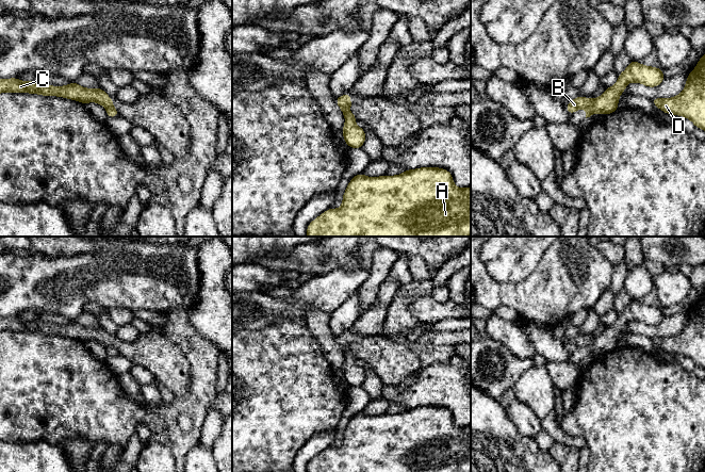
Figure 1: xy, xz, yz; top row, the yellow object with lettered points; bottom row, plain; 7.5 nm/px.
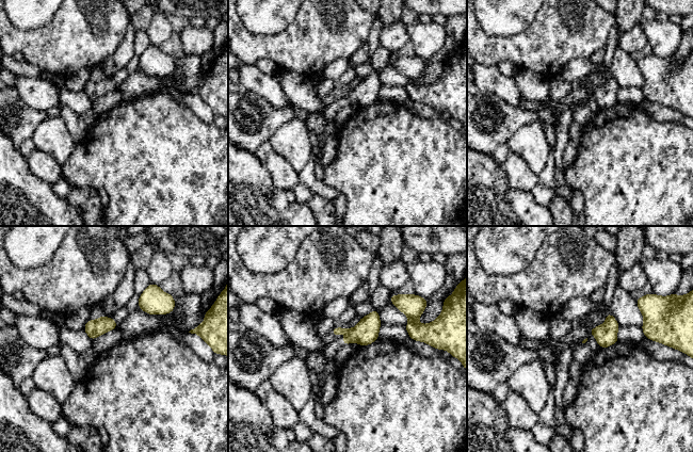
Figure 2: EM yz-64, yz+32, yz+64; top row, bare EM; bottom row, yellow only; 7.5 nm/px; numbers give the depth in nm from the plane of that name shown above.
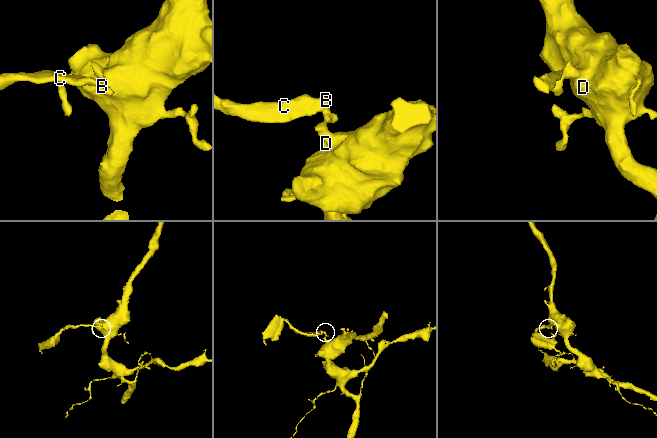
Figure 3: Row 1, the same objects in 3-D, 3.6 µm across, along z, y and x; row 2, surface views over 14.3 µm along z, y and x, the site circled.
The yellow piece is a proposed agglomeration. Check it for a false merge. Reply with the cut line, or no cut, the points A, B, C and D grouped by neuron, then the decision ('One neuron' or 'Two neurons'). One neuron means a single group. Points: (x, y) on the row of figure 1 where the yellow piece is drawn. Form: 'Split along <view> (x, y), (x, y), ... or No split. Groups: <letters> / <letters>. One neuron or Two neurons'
Split along yz (594, 99), (589, 107), (585, 108). Groups: A D / B C. Two neurons

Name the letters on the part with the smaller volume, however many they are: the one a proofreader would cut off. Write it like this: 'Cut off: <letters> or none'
Cut off: B, C

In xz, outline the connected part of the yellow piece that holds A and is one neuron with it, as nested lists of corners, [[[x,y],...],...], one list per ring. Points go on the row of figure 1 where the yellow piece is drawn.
[[[438,167],[405,170],[396,176],[355,176],[339,209],[329,209],[311,222],[307,237],[471,237],[471,186],[457,188],[452,174]]]

